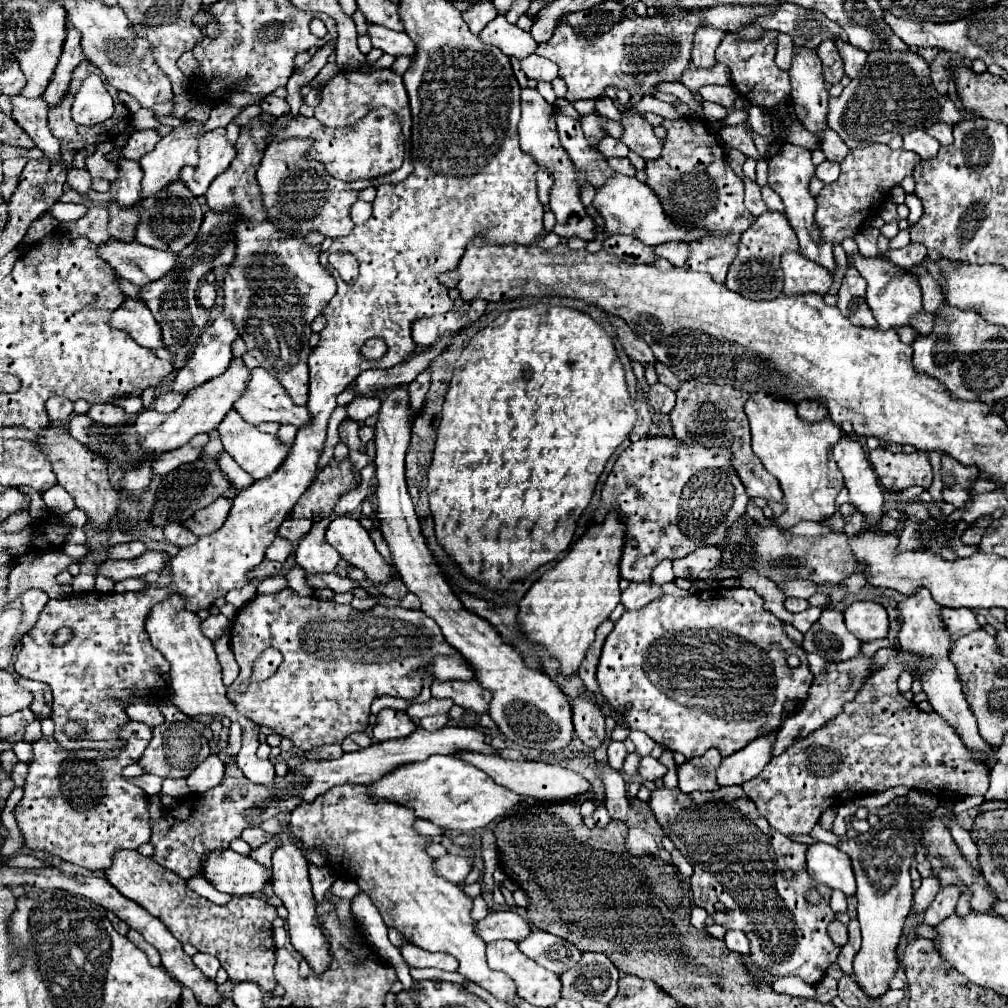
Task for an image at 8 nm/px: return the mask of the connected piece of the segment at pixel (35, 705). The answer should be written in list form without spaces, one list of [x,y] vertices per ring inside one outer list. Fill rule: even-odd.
[[[19,678],[23,682],[23,688],[27,688],[29,692],[33,692],[33,702],[31,702],[31,710],[35,710],[37,716],[45,718],[51,714],[51,688],[45,682],[37,682],[37,680],[27,680],[27,678]]]

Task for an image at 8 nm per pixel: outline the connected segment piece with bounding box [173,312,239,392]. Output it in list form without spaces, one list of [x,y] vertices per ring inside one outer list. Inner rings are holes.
[[[221,312],[207,328],[203,328],[197,346],[193,348],[191,356],[187,358],[187,364],[185,364],[185,366],[177,372],[177,376],[175,376],[173,390],[175,390],[175,392],[189,392],[189,390],[193,390],[193,388],[197,388],[197,386],[209,382],[211,378],[221,376],[221,374],[229,368],[229,364],[231,364],[231,360],[233,360],[231,344],[237,340],[237,336],[239,336],[239,330],[235,328],[233,320],[231,320],[225,312]]]

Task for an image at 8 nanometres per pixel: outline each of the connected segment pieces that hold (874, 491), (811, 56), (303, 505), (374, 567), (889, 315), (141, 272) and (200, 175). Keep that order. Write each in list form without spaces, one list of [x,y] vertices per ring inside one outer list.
[[[843,436],[833,448],[833,458],[845,476],[845,486],[849,490],[851,502],[865,516],[871,530],[879,532],[879,522],[883,516],[883,488],[871,468],[861,444],[855,438]]]
[[[801,46],[793,48],[789,78],[793,88],[791,100],[797,118],[809,132],[821,138],[823,130],[827,128],[825,114],[827,114],[829,92],[825,90],[821,60],[815,48],[801,48]]]
[[[331,460],[323,468],[323,472],[319,472],[315,484],[307,488],[307,492],[297,500],[291,516],[293,518],[301,518],[301,516],[303,518],[313,518],[313,516],[327,518],[331,516],[337,500],[355,488],[357,484],[353,478],[351,460],[343,460],[343,462]]]
[[[351,516],[335,518],[327,528],[327,542],[353,566],[365,570],[373,582],[387,582],[391,566],[375,550],[369,532]]]
[[[855,254],[851,264],[855,264],[859,274],[867,280],[867,304],[869,304],[875,320],[879,322],[881,330],[911,326],[911,320],[915,318],[915,314],[923,312],[919,284],[915,284],[915,280],[907,280],[907,276],[895,276],[895,272],[891,272],[893,264],[887,258],[883,258],[883,256],[863,258],[861,254]]]
[[[113,242],[99,248],[99,256],[103,256],[113,268],[115,274],[125,278],[127,282],[143,288],[155,280],[161,280],[169,272],[177,268],[177,254],[163,252],[155,248],[147,248],[139,242]]]
[[[225,128],[209,130],[203,136],[203,144],[199,144],[199,166],[183,168],[180,179],[195,196],[201,196],[211,182],[229,168],[235,154],[235,146],[227,140]]]

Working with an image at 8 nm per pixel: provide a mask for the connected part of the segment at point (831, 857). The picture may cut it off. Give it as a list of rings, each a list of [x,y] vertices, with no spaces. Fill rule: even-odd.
[[[817,842],[807,850],[807,872],[815,882],[841,890],[847,898],[855,896],[855,876],[851,860],[835,846]]]

